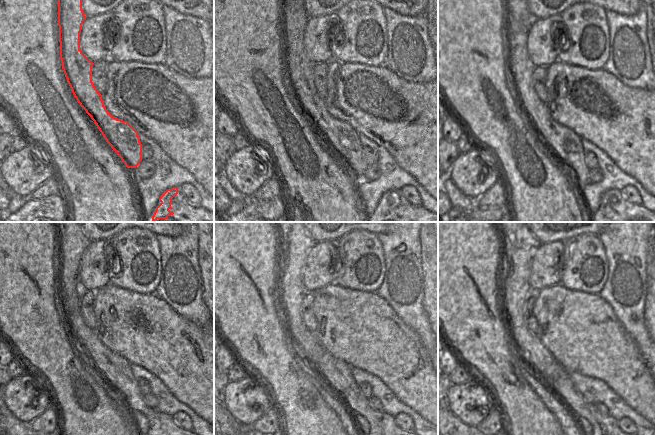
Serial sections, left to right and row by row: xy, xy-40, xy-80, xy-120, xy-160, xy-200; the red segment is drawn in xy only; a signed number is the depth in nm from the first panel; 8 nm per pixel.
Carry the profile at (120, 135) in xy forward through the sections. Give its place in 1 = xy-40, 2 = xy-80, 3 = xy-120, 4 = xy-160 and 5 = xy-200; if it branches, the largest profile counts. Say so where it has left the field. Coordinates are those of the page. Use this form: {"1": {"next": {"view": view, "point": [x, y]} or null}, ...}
{"1": {"next": {"view": "xy-40", "point": [340, 137]}}, "2": {"next": {"view": "xy-80", "point": [563, 142]}}, "3": {"next": {"view": "xy-120", "point": [115, 371]}}, "4": {"next": {"view": "xy-160", "point": [337, 374]}}, "5": {"next": {"view": "xy-200", "point": [601, 425]}}}

